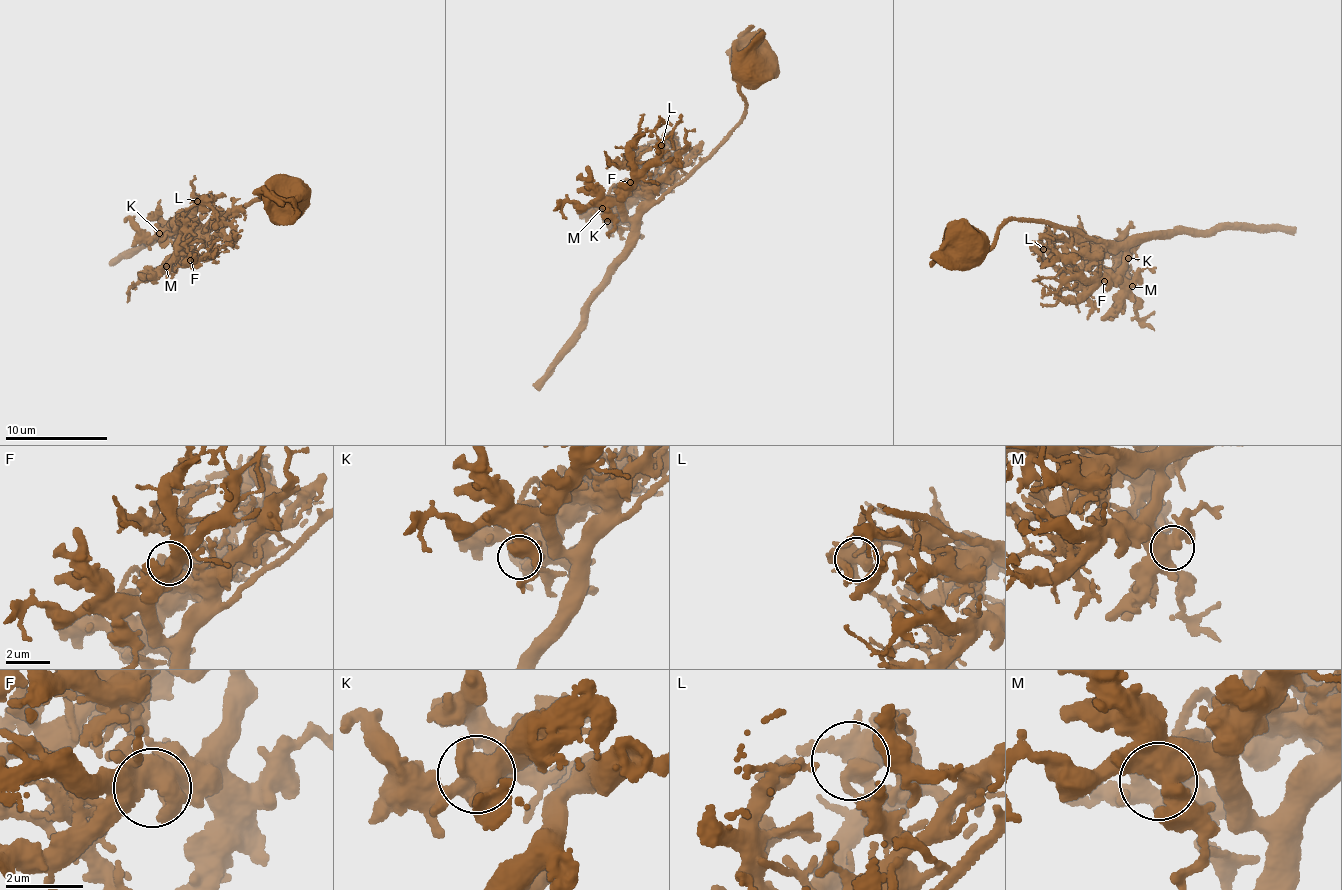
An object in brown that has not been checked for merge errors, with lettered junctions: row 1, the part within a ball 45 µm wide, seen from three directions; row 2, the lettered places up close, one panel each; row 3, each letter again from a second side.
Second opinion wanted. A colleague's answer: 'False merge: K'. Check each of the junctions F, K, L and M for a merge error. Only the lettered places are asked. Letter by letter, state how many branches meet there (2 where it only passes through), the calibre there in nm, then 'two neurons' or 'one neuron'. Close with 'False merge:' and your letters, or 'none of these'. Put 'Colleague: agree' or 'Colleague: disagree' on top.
Colleague: disagree
F: 3 | 550 nm | one neuron
K: 3 | 440 nm | one neuron
L: 5 | 460 nm | one neuron
M: 3 | 500 nm | one neuron
False merge: none of these

